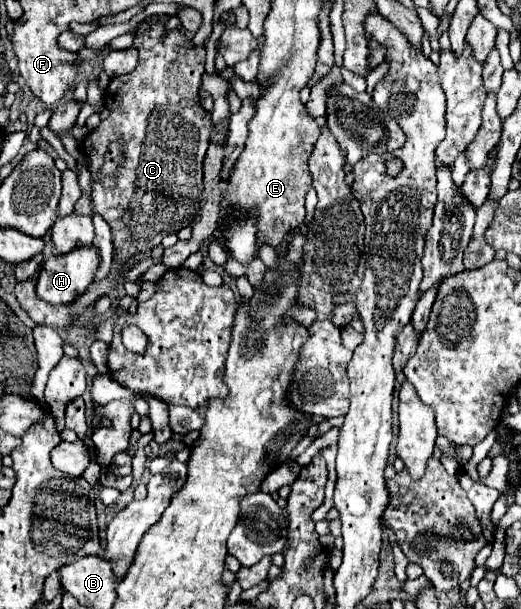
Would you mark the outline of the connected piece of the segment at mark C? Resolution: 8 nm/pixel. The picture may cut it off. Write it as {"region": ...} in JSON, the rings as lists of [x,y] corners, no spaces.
{"region":[[[161,19],[149,29],[145,25],[139,27],[139,35],[135,37],[133,44],[139,49],[137,67],[127,75],[111,79],[109,89],[105,91],[105,107],[109,109],[109,117],[101,121],[101,125],[93,129],[81,143],[93,171],[103,165],[103,155],[111,141],[123,139],[127,143],[123,149],[123,169],[119,169],[115,177],[103,177],[99,181],[93,181],[93,207],[111,225],[115,255],[119,259],[129,259],[139,251],[147,253],[157,247],[165,235],[177,233],[179,229],[191,225],[191,221],[199,213],[199,205],[203,199],[203,159],[213,133],[211,113],[199,105],[201,75],[205,73],[205,65],[201,63],[205,61],[205,51],[193,49],[193,43],[187,41],[185,35],[179,31],[163,35],[165,21],[167,19]]]}

